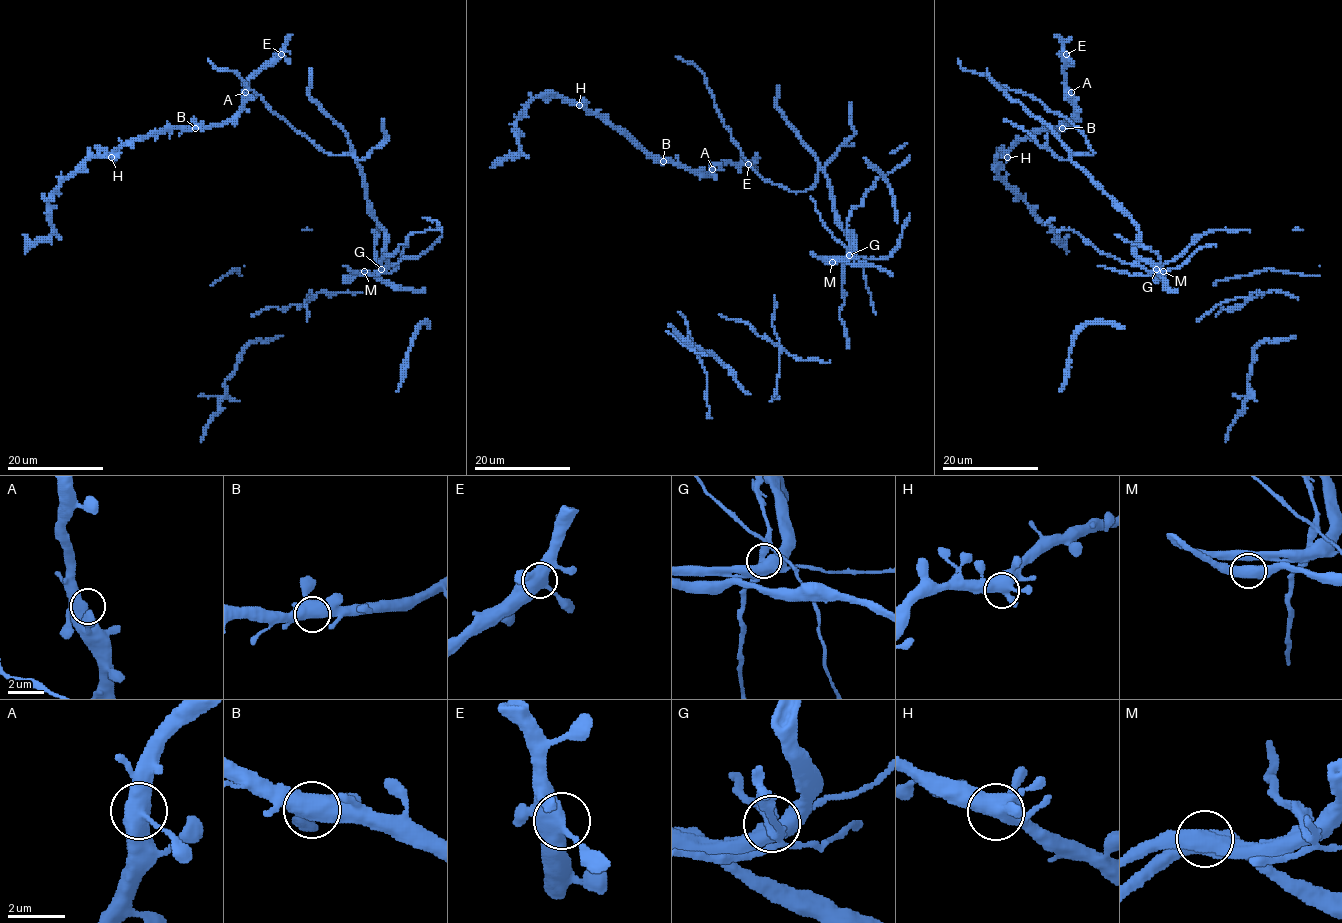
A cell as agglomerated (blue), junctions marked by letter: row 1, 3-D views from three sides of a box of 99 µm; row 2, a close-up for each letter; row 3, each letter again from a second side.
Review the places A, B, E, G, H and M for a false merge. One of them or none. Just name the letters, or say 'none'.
G

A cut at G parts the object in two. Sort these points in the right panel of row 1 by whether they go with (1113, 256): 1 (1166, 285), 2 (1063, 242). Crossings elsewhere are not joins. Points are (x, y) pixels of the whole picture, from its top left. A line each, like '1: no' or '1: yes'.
1: no
2: no

